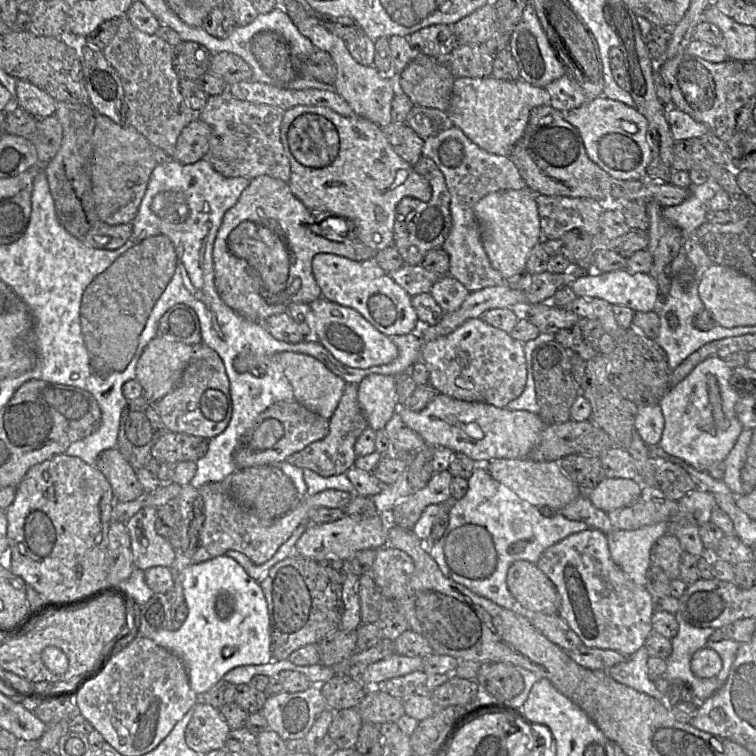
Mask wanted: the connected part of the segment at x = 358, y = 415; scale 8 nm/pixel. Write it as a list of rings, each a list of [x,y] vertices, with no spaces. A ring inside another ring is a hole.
[[[346,383],[338,406],[329,419],[328,434],[323,439],[315,441],[301,451],[290,455],[286,461],[302,469],[312,470],[322,477],[346,474],[354,466],[358,457],[354,449],[355,443],[367,427],[367,420],[358,402],[358,386]]]

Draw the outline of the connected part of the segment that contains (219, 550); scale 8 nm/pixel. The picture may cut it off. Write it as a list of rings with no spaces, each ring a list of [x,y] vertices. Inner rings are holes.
[[[222,482],[207,483],[198,491],[205,510],[205,520],[199,533],[199,545],[203,546],[211,557],[235,550],[246,555],[256,565],[268,561],[300,525],[310,525],[312,510],[319,507],[345,509],[356,496],[335,489],[324,490],[313,496],[304,496],[299,504],[284,516],[276,520],[264,520],[237,503]]]

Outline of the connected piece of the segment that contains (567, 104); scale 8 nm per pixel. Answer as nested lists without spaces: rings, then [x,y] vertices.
[[[568,75],[545,86],[550,94],[550,105],[560,111],[569,111],[586,102],[586,95],[580,85]]]

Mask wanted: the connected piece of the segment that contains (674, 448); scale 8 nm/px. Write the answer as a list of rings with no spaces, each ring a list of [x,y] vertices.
[[[712,357],[669,388],[659,403],[664,429],[658,445],[665,452],[702,471],[708,471],[715,462],[725,461],[744,428],[735,412],[739,393],[730,384],[731,374],[732,369],[723,359]]]

